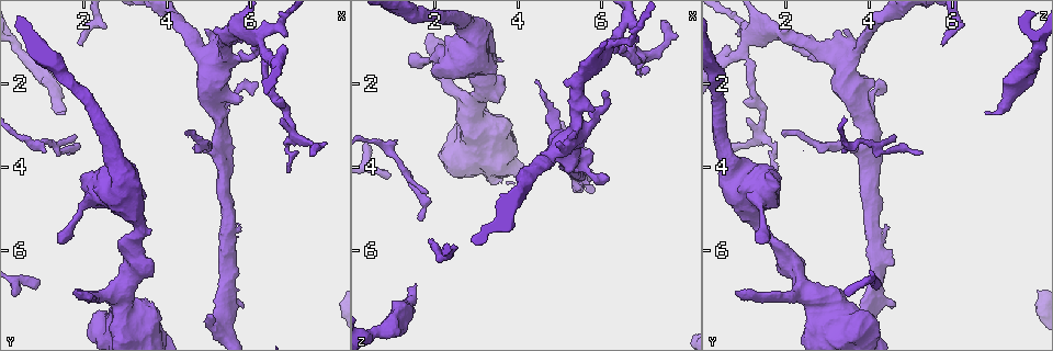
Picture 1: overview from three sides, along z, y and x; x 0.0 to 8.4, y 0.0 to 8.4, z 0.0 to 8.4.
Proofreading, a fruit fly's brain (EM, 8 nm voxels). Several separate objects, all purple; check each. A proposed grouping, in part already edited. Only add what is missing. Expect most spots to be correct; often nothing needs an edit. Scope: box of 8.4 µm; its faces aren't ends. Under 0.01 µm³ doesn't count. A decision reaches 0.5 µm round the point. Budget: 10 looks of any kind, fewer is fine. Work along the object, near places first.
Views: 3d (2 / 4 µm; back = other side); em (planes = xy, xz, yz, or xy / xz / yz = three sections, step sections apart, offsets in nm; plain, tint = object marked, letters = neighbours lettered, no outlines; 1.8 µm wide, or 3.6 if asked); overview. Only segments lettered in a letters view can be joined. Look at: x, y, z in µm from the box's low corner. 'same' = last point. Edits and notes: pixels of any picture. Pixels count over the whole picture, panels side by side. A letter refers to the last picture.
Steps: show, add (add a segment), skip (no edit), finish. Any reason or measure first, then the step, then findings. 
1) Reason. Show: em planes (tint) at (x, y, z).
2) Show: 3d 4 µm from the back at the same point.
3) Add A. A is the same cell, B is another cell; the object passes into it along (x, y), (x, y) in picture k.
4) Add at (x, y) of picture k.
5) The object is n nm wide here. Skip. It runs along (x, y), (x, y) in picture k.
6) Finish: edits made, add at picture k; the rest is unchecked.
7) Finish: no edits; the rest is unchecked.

Free end. Show: em 3.6 µm xz step 16 (tint) at (2.60, 4.50, 1.80).

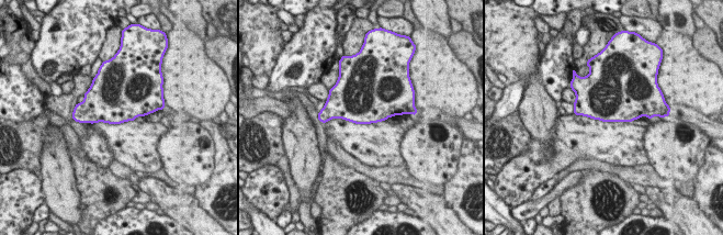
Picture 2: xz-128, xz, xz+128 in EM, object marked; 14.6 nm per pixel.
Cut it another way. Show: em 3.6 µm planes (letters) at the same point.

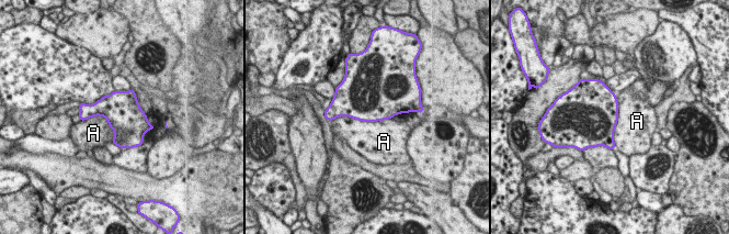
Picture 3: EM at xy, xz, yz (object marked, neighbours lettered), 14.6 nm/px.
The object is 440 nm wide here. Skip. A is another cell; a border runs along (390, 118), (331, 121) in picture 3; none of them fits.

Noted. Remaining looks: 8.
Branch stops here. Show: em planes (tint) at (0.90, 6.80, 4.15).

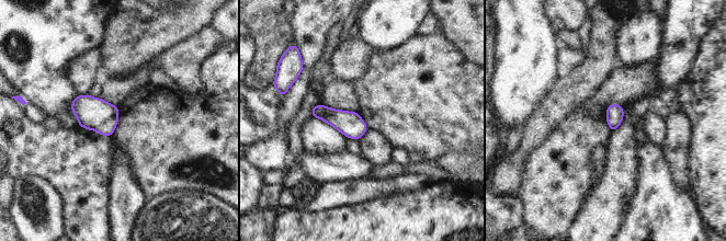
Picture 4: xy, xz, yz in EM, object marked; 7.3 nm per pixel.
What lies round it. Show: em planes (letters) at the same point.

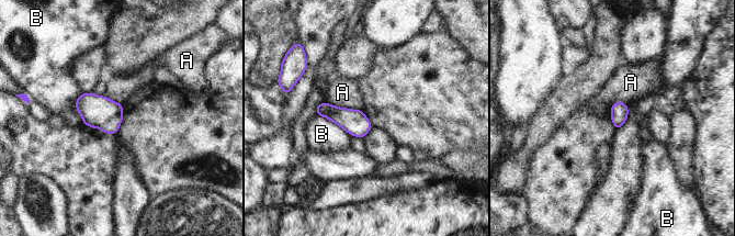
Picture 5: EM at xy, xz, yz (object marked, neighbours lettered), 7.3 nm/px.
Skip. A and B are other cells; a border runs along (325, 101), (337, 107), (361, 110) in picture 5; no lettered segment goes on from it.

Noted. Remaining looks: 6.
Branch stops here. Show: 3d 2 µm from the back at (5.05, 7.65, 2.95).

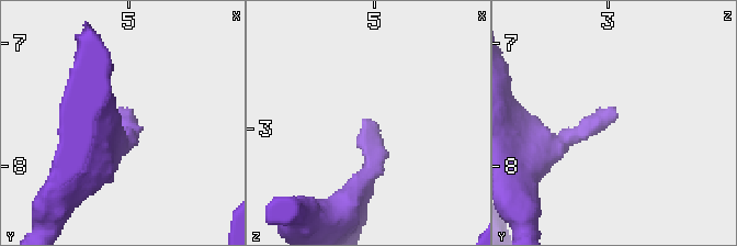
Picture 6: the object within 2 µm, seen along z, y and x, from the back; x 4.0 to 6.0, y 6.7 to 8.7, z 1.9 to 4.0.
Need the tissue. Show: em 3.6 µm planes (letters) at (5.04, 7.62, 2.90).

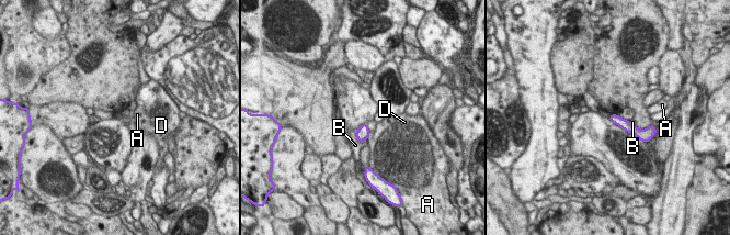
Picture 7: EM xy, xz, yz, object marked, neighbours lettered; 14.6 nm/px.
The object is 130 nm wide here. Skip. A, B and D are other cells; it runs along (613, 116), (638, 132) in picture 7; no lettered segment goes on from it.

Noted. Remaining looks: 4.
Free end. Show: em yz step 4 (letters) at (1.60, 2.75, 6.80).

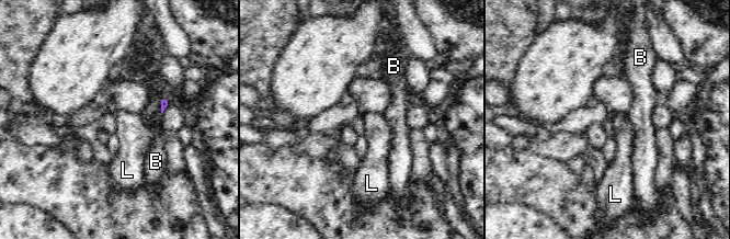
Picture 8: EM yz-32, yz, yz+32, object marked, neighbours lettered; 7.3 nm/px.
Another direction. Show: em planes (letters) at the same point.

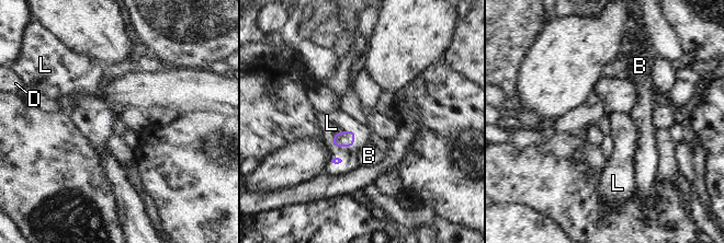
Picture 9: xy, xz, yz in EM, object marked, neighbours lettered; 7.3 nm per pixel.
Add L. L is the same cell, B and D are other cells; it goes on there.

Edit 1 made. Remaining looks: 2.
Finish: edits made, add at picture 9; the rest is unchecked.

